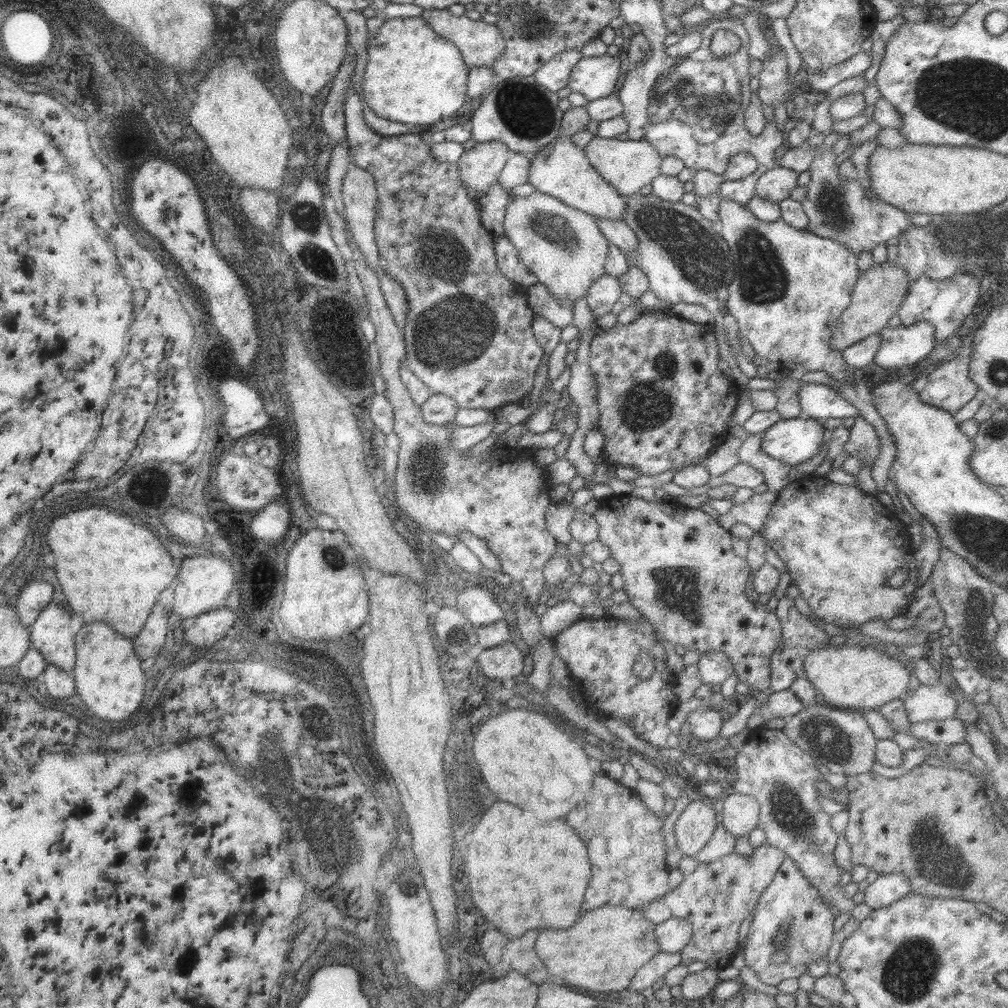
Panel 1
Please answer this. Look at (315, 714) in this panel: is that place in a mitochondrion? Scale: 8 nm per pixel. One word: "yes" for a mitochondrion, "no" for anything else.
yes

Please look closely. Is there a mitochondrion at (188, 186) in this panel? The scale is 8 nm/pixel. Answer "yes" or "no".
yes

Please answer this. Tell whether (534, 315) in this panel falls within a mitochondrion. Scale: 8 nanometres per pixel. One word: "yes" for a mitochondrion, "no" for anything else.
no

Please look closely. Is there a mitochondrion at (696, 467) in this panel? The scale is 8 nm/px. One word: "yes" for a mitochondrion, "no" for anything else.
no

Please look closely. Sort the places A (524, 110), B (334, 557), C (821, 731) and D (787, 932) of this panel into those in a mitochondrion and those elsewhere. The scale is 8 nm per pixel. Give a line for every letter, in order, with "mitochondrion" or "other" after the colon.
A: mitochondrion
B: mitochondrion
C: mitochondrion
D: mitochondrion

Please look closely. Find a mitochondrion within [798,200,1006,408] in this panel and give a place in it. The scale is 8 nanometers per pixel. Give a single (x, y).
(966, 284)

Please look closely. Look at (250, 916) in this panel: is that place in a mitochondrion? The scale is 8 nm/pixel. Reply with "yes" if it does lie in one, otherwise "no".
no

